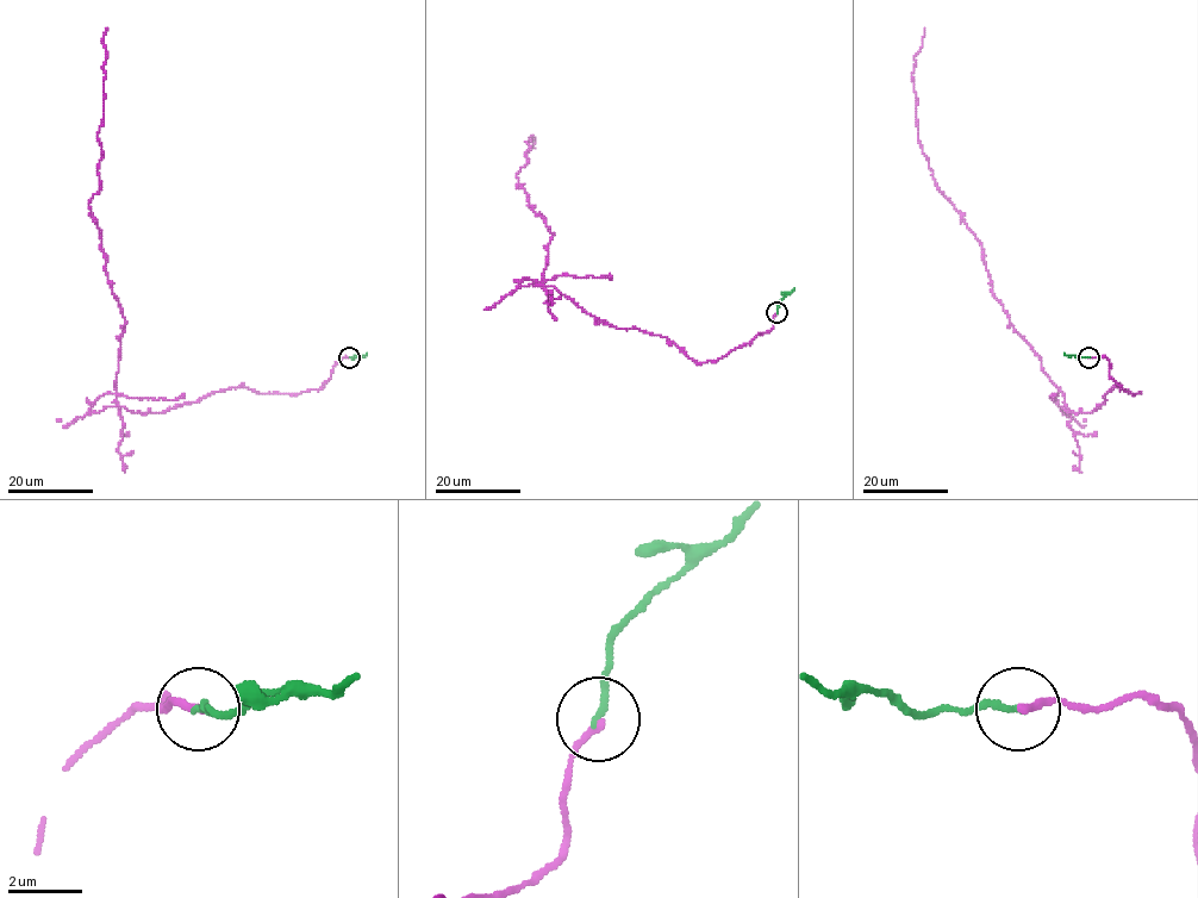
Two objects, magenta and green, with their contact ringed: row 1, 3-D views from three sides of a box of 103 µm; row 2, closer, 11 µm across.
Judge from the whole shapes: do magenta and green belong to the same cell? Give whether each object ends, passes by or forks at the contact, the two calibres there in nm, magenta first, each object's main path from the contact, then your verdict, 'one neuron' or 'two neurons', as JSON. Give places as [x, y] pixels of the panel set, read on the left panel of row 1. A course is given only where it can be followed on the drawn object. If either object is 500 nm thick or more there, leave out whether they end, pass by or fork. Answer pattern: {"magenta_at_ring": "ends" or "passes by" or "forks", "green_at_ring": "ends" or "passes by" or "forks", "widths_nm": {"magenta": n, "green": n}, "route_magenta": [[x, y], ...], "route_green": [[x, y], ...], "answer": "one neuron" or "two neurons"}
{"magenta_at_ring": "ends", "green_at_ring": "ends", "widths_nm": {"magenta": 180, "green": 180}, "route_magenta": [[349, 357], [298, 394], [239, 386], [162, 412], [114, 405], [125, 323], [88, 204], [99, 189], [107, 29]], "route_green": [[349, 357], [367, 354]], "answer": "one neuron"}

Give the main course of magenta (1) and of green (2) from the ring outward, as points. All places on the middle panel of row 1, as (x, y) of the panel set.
1: (777, 312), (750, 343), (696, 363), (544, 288), (553, 234), (516, 176), (532, 136), (535, 148)
2: (777, 312), (778, 304), (794, 287)

